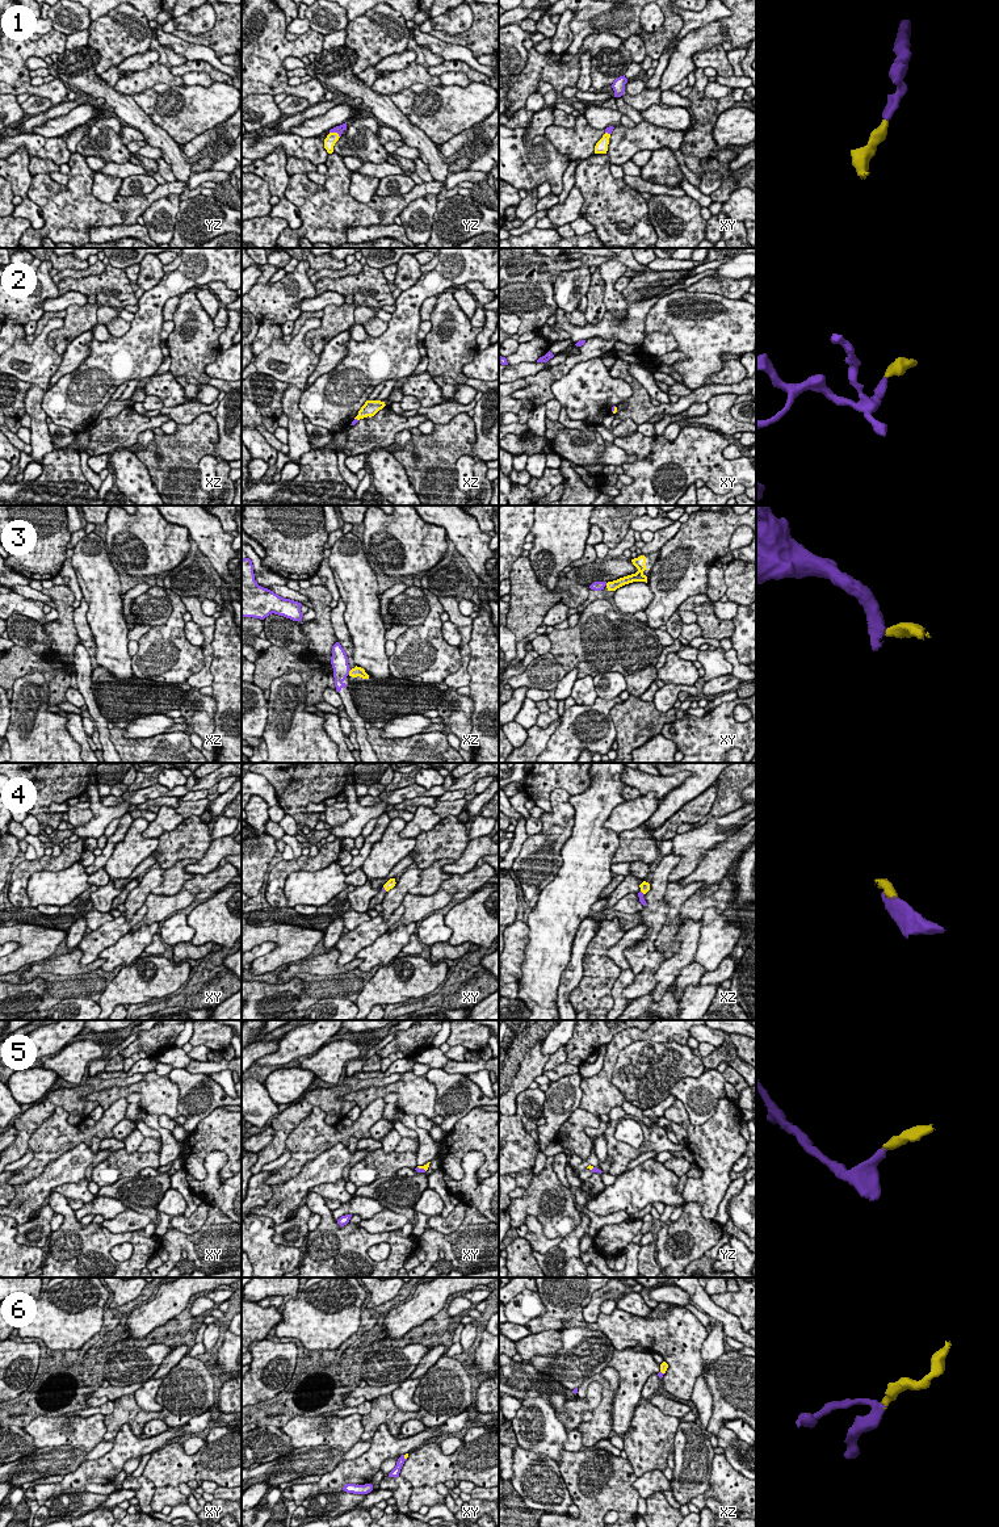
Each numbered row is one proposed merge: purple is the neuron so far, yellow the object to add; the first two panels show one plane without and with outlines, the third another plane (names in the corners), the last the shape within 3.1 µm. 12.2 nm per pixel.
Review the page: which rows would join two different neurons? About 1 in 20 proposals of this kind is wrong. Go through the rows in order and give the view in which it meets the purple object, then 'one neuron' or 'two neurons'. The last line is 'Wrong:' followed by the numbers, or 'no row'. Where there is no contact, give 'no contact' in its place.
1: meets purple in yz; one neuron
2: meets purple in xy; one neuron
3: meets purple in xz; two neurons
4: meets purple in xy; one neuron
5: meets purple in xy; one neuron
6: meets purple in xy; one neuron
Wrong: 3

